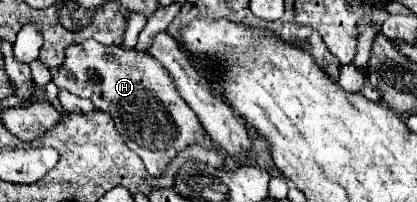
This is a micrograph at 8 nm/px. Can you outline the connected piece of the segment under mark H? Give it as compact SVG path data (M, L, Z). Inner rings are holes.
M84 40L80 44L72 44L66 48L64 64L58 68L58 74L52 78L52 82L60 90L68 90L76 96L92 100L98 110L110 114L112 120L116 122L116 130L122 136L124 144L142 158L150 176L162 176L166 166L170 164L170 160L186 146L190 146L190 144L210 146L210 138L204 132L204 128L200 126L198 116L182 100L182 96L178 94L174 82L170 80L168 72L162 68L162 64L146 52L140 52L136 48L124 48L122 44L106 46L96 40Z

